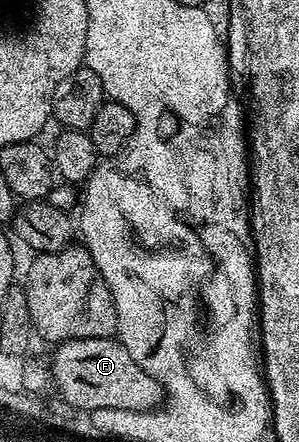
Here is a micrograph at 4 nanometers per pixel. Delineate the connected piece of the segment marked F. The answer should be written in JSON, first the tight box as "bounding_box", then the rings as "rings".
{"bounding_box":[51,338,166,413],"rings":[[[79,338],[62,340],[56,345],[51,361],[55,382],[73,404],[82,406],[84,413],[91,411],[131,410],[151,412],[162,407],[166,399],[165,387],[121,345],[117,338]]]}

